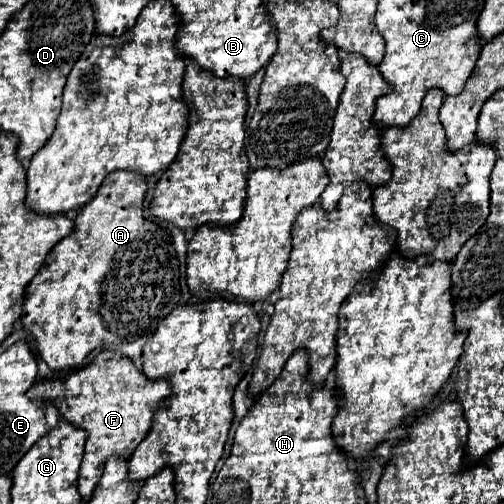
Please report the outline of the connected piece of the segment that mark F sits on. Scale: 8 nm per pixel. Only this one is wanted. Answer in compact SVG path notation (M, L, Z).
M100 352L88 366L66 376L64 380L40 380L36 396L44 396L56 404L62 418L82 426L88 432L86 450L80 466L78 492L84 502L90 500L108 456L128 458L150 430L156 406L170 394L168 380L150 380L134 362L120 352Z

